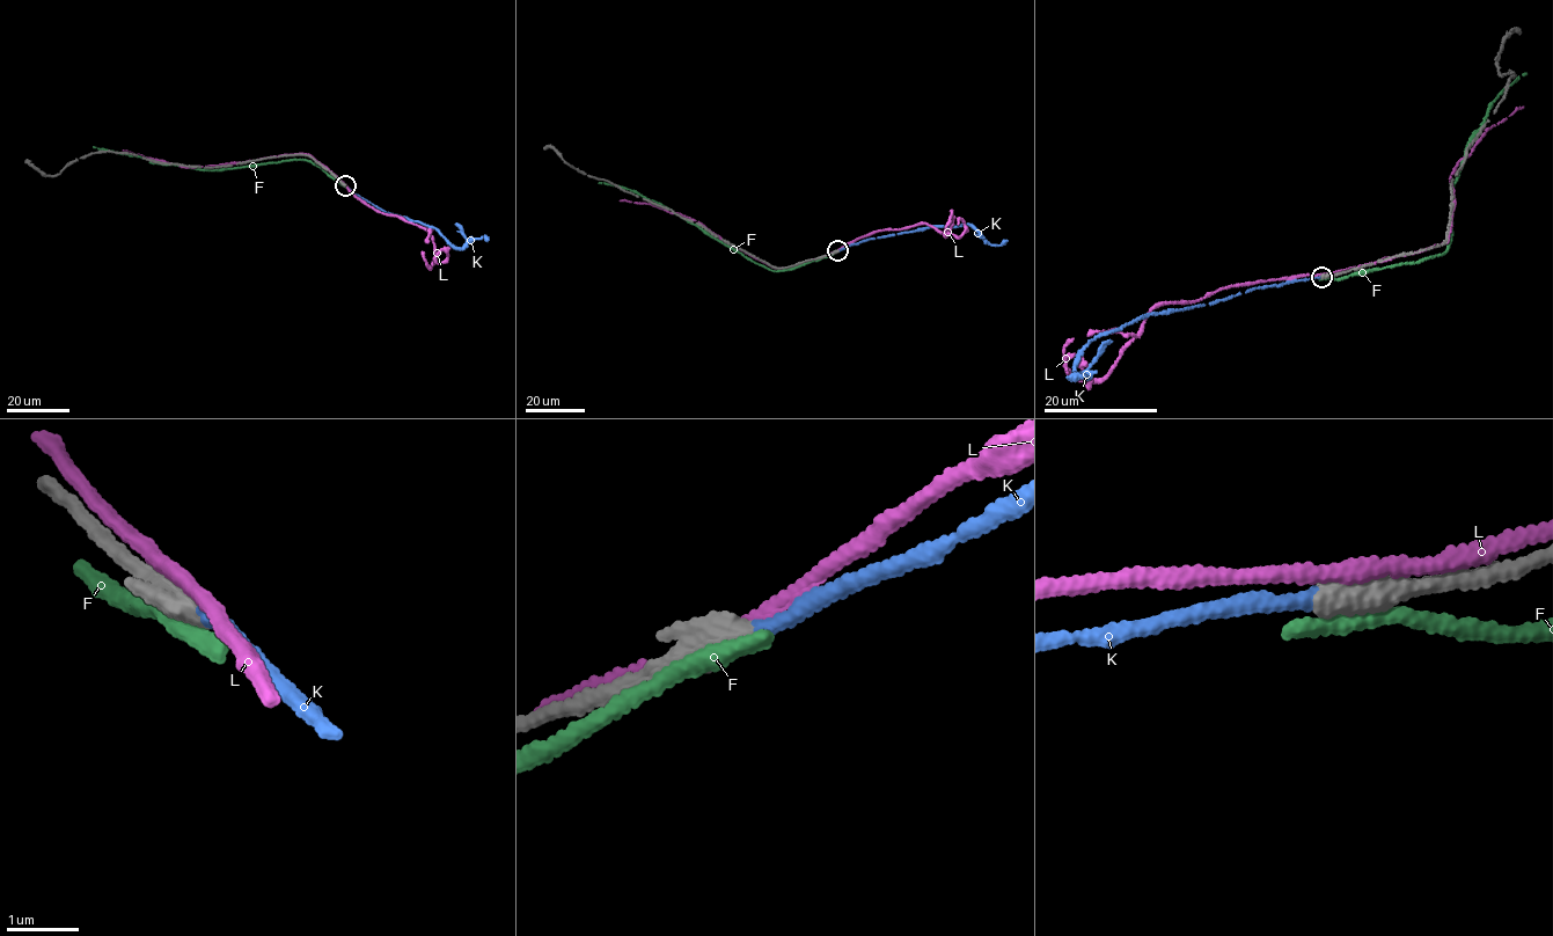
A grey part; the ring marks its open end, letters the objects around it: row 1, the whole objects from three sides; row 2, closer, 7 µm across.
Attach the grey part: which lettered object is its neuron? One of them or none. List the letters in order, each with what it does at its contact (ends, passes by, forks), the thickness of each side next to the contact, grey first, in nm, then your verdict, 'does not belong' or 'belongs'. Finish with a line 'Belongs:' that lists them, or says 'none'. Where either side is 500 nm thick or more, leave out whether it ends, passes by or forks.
F: 550 nm thick on the grey side, 320 nm on the other; does not belong
K: it ends there; 480 nm thick on the grey side, 190 nm on the other; belongs
L: 550 nm thick on the grey side, 190 nm on the other; does not belong
Belongs: K

